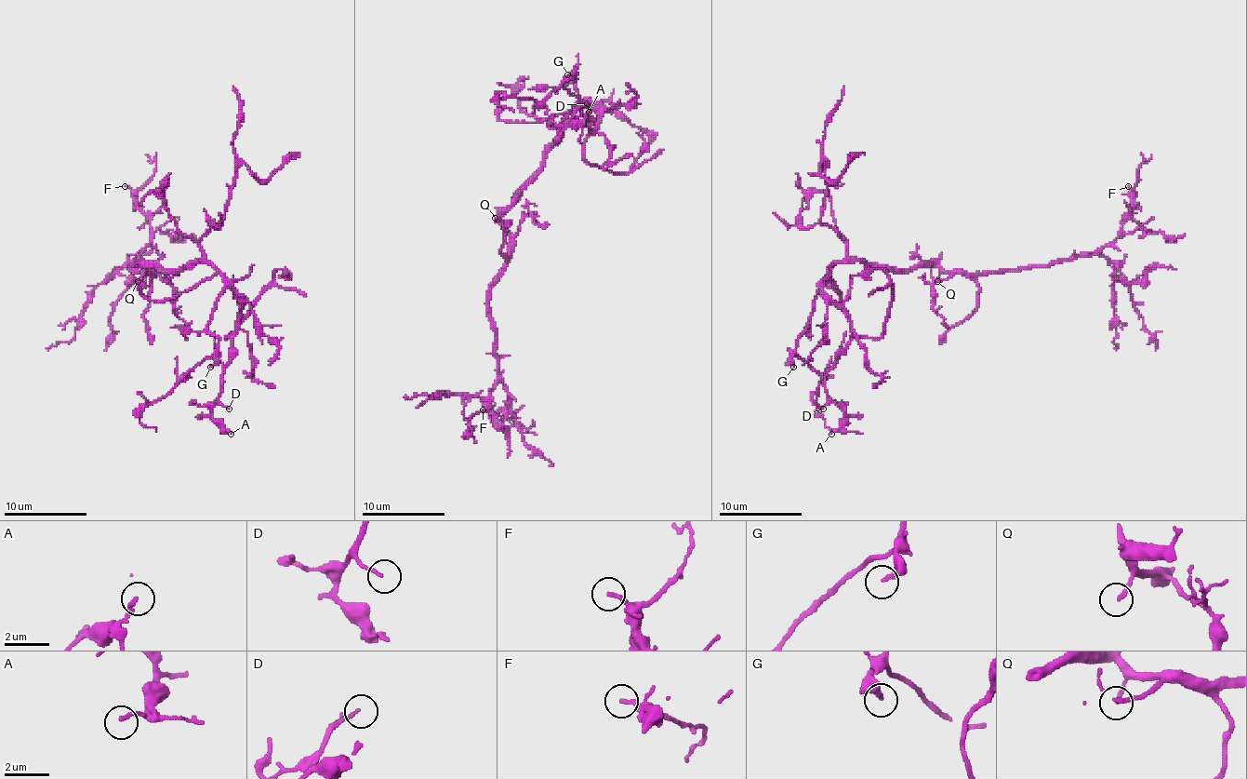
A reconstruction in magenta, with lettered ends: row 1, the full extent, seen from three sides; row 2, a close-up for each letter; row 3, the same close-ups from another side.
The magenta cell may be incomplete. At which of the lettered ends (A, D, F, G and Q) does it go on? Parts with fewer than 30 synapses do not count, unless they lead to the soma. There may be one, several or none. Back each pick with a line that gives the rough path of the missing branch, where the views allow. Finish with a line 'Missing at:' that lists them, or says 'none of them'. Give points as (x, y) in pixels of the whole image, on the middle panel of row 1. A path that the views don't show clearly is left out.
Missing at: none of them

